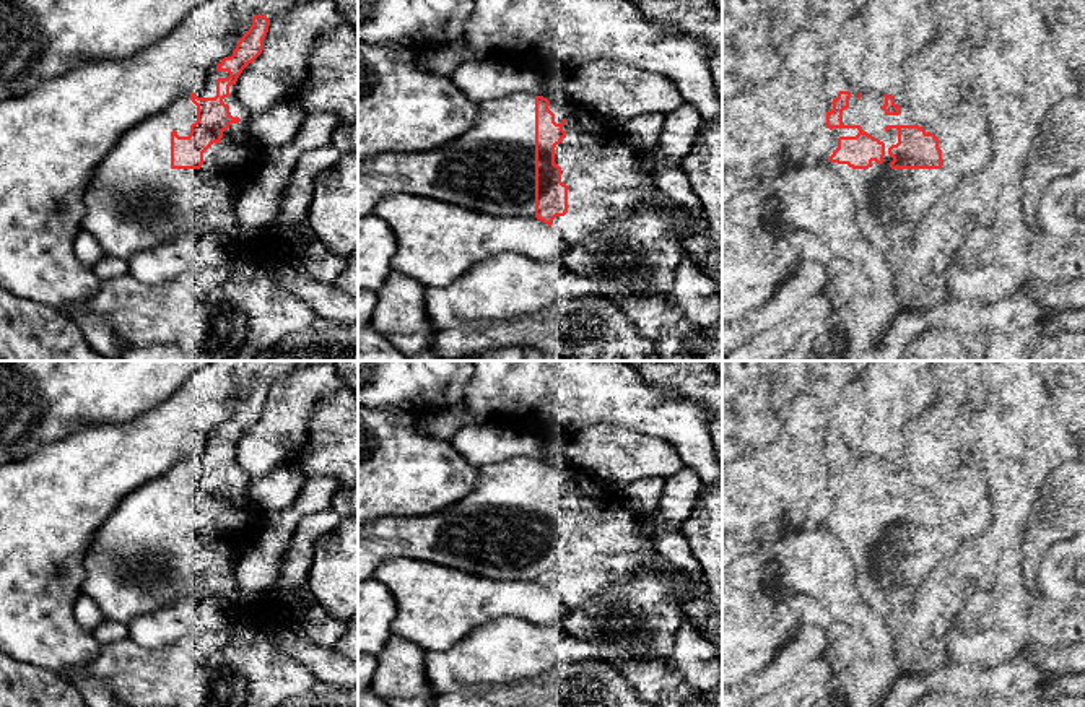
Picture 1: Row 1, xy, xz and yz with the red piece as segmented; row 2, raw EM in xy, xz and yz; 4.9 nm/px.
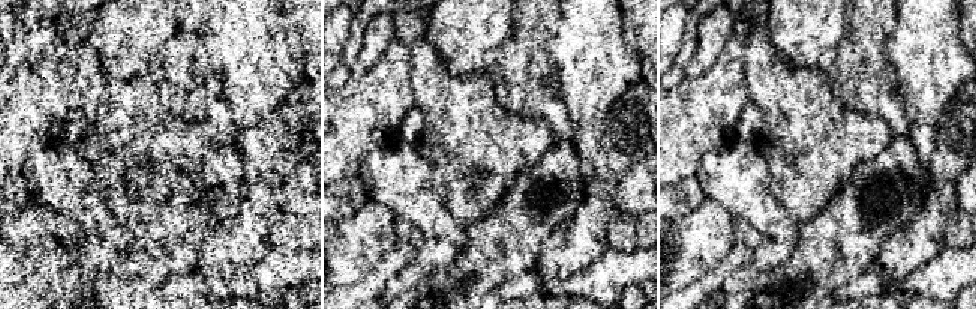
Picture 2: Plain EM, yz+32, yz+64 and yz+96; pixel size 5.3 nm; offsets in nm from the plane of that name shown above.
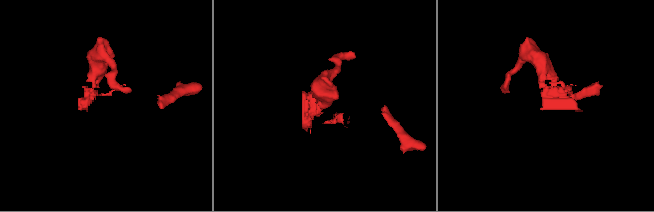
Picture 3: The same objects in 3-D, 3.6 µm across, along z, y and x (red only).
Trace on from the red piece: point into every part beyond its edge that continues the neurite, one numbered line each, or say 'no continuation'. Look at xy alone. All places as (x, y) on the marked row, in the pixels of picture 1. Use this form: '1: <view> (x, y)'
1: xy (135, 200)

